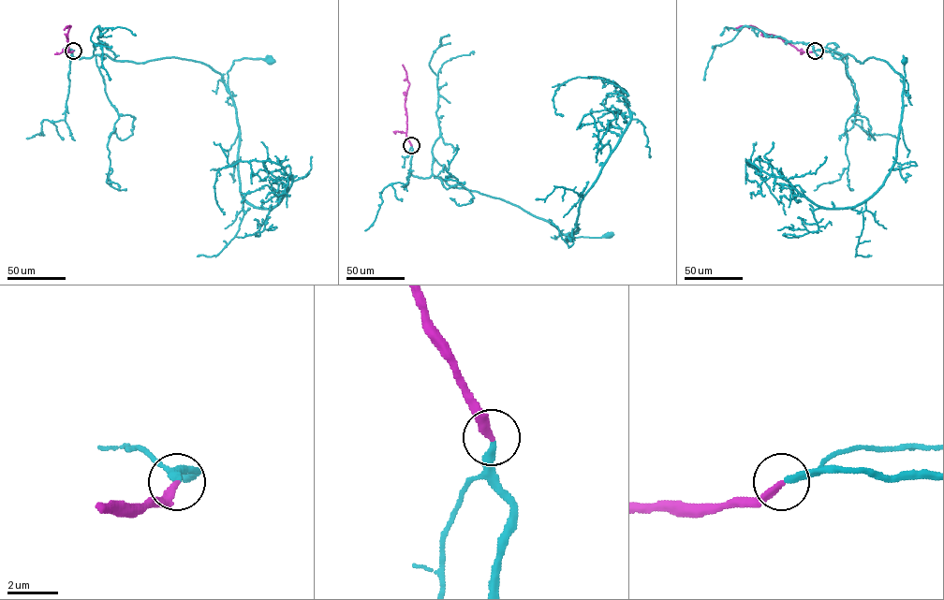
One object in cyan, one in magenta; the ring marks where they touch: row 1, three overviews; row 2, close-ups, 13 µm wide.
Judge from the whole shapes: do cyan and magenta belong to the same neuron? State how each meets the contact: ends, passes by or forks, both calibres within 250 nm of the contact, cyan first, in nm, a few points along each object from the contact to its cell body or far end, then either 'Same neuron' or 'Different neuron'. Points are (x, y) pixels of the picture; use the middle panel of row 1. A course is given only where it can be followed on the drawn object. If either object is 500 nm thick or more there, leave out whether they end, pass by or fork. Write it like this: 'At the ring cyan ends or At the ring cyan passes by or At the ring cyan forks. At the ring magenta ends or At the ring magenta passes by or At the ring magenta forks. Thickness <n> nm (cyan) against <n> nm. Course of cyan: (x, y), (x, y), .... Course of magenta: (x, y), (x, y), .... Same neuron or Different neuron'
At the ring cyan ends. At the ring magenta ends. Thickness 320 nm (cyan) against 280 nm. Course of cyan: (411, 146), (410, 171), (414, 176), (434, 175), (452, 186), (502, 199), (547, 220), (566, 236), (609, 235). Course of magenta: (411, 145), (406, 136), (405, 106), (409, 82), (402, 65). Same neuron

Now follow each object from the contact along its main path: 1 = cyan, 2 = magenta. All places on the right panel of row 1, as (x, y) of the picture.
1: (815, 51), (846, 59), (850, 54), (861, 63), (873, 57), (883, 60), (902, 77), (904, 87), (904, 62)
2: (815, 51), (798, 51), (781, 38), (753, 26), (740, 25), (733, 30)

